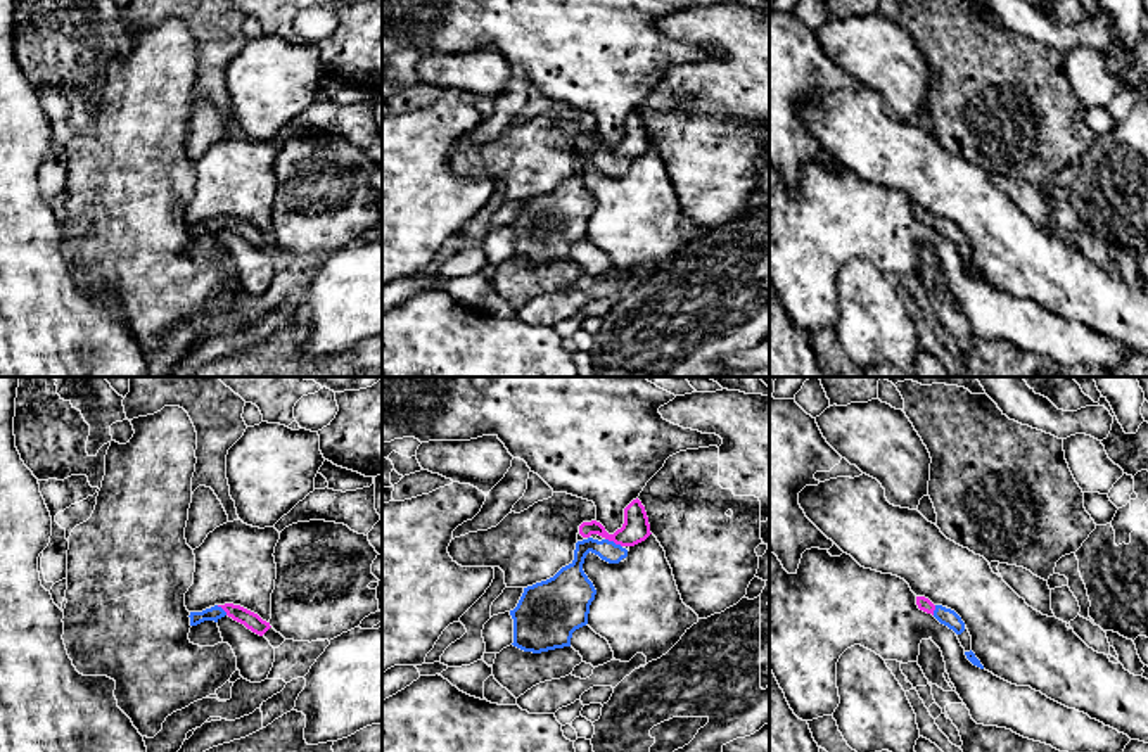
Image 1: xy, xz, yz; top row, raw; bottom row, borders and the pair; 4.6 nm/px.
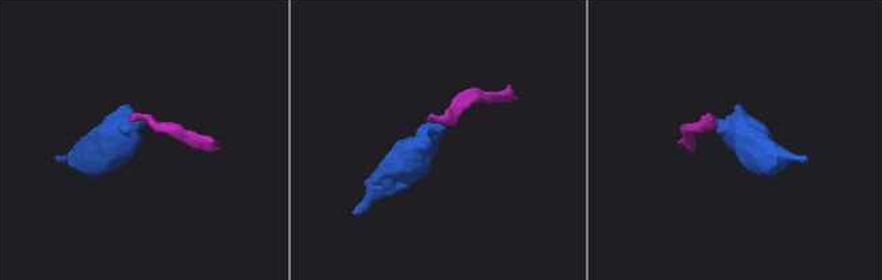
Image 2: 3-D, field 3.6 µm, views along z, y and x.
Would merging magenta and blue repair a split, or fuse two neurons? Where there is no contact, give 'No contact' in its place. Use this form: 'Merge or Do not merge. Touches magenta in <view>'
Merge. Touches magenta in xz

